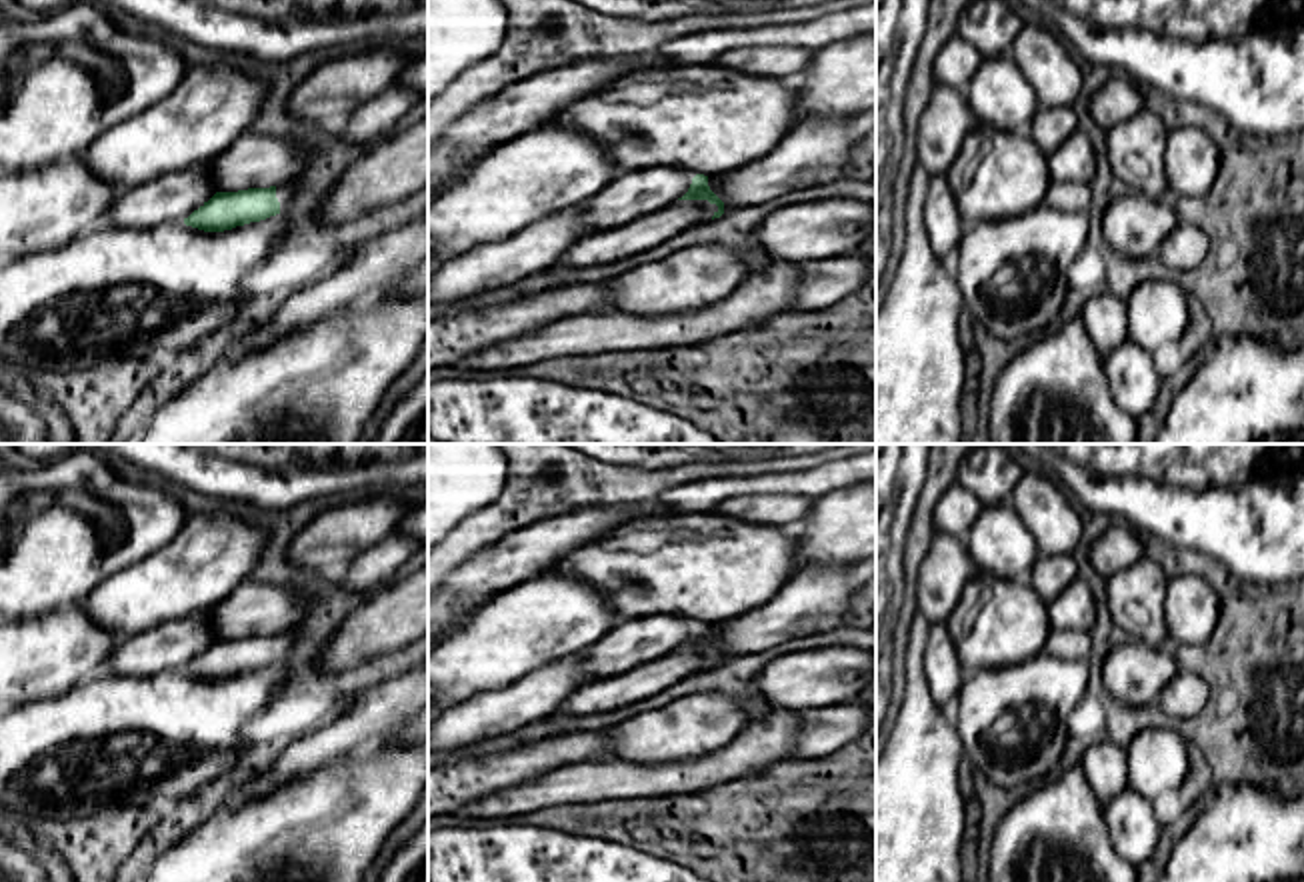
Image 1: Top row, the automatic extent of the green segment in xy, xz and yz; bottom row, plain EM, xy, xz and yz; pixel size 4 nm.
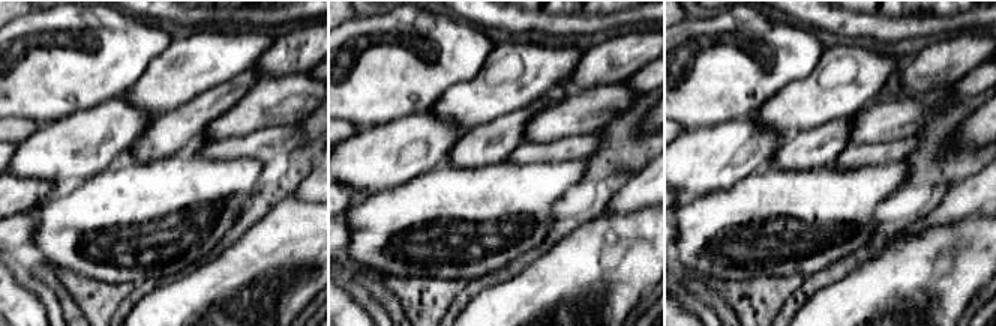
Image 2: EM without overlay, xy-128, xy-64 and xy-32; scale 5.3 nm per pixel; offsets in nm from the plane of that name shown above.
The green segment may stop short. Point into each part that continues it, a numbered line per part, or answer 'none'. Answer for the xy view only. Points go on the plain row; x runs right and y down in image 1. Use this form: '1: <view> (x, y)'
1: xy (282, 640)

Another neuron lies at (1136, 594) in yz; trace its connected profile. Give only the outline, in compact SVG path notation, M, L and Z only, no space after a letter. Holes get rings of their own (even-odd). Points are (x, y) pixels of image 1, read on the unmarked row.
M1150 556L1106 578L1106 602L1112 620L1128 640L1174 650L1164 622L1168 574Z

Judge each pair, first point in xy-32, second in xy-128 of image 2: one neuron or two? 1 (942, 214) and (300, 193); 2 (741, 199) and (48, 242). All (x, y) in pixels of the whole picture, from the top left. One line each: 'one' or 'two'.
1: one
2: one

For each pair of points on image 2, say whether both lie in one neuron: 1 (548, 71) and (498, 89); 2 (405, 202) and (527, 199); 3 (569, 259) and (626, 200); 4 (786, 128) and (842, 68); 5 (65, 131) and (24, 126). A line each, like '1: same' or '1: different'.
1: same
2: same
3: different
4: same
5: different

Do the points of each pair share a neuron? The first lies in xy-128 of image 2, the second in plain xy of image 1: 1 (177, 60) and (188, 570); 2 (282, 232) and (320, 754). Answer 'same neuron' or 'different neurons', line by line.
1: same neuron
2: different neurons

